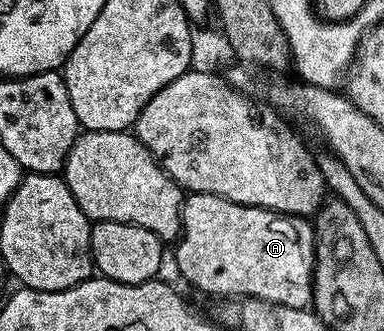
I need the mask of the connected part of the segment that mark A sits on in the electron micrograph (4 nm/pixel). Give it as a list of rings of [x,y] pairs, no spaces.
[[[190,193],[181,203],[181,236],[175,243],[175,249],[178,272],[195,289],[202,290],[205,294],[214,294],[217,300],[258,298],[300,310],[312,303],[315,230],[306,219],[235,204],[223,196]]]

